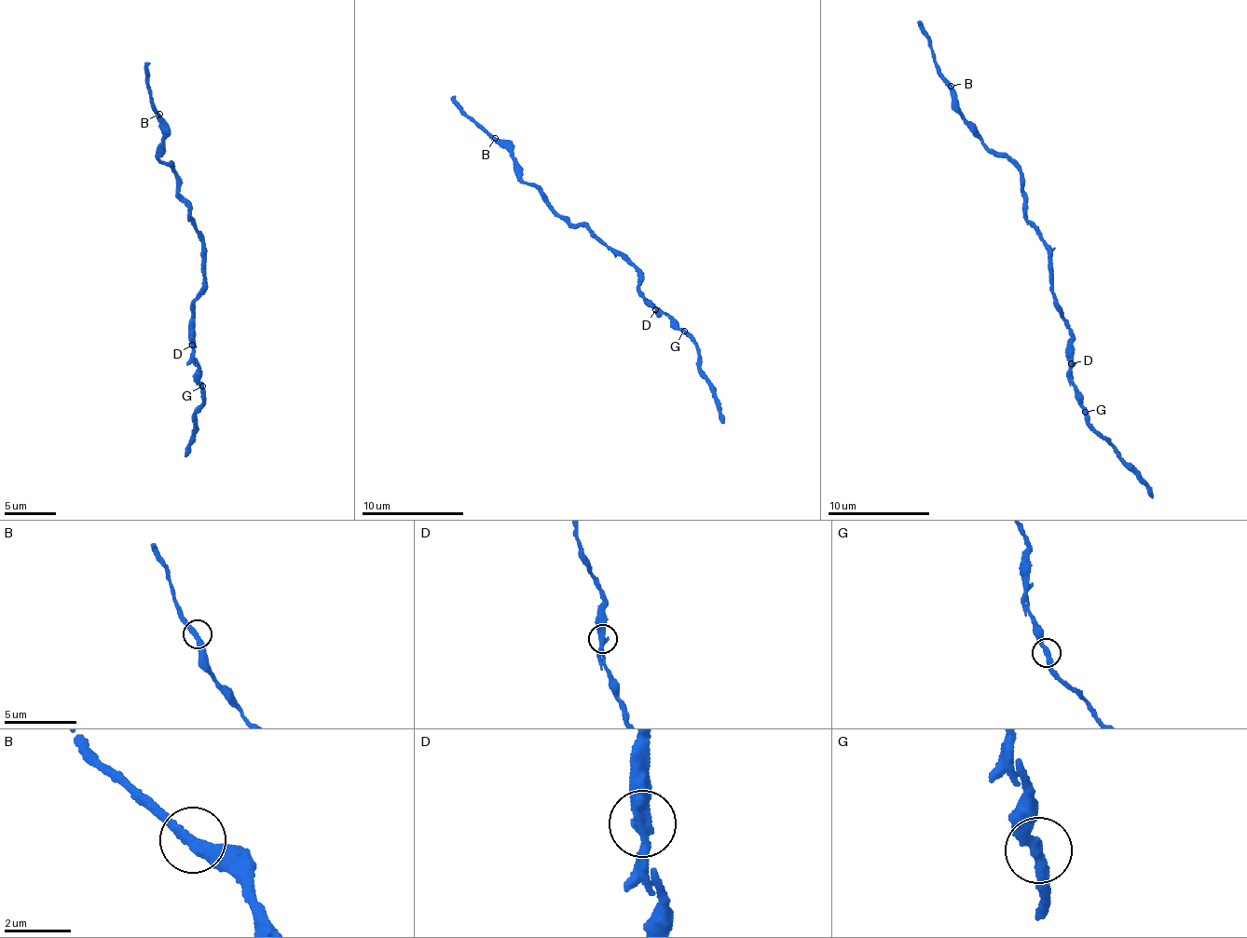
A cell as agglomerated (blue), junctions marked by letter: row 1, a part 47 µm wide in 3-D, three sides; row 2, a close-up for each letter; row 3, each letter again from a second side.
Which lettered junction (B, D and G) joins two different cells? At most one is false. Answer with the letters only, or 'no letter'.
no letter

